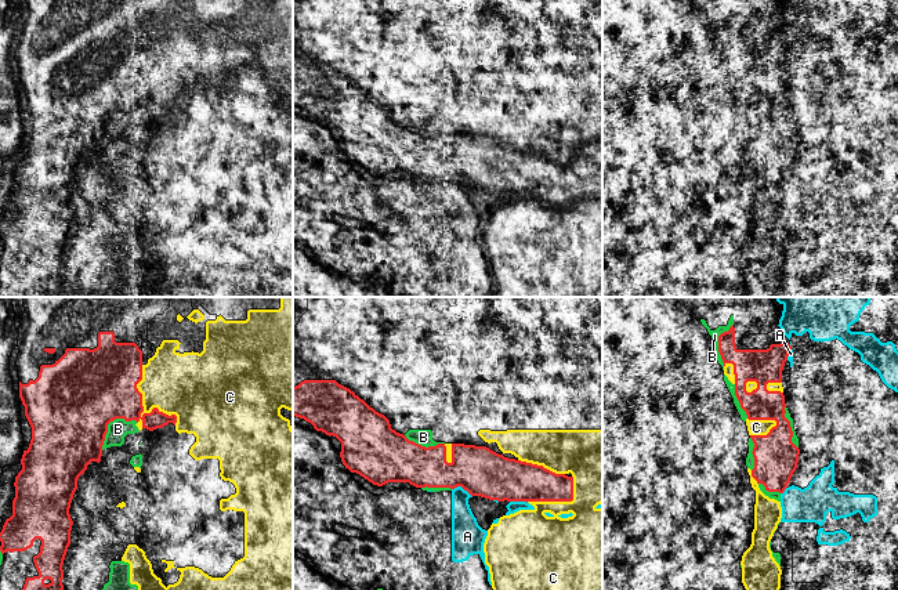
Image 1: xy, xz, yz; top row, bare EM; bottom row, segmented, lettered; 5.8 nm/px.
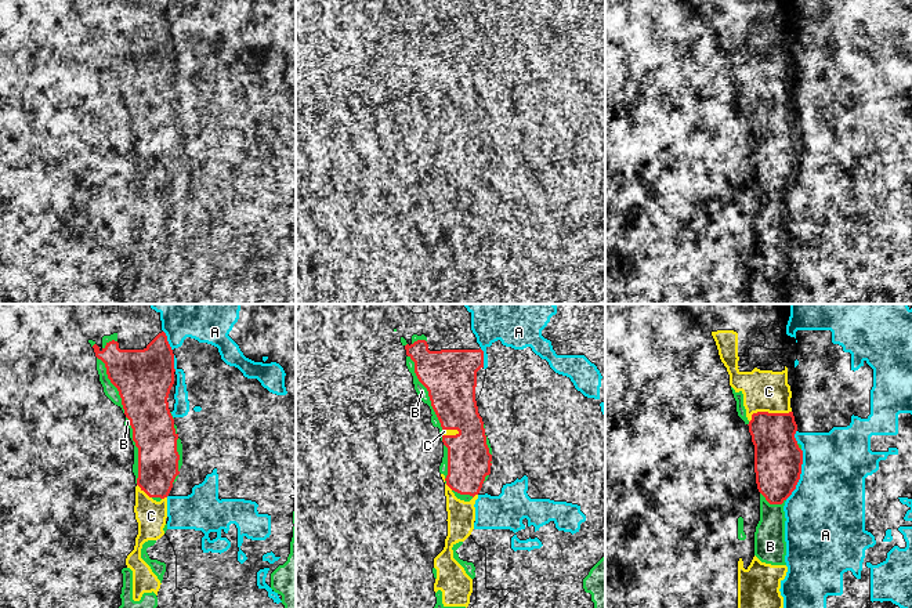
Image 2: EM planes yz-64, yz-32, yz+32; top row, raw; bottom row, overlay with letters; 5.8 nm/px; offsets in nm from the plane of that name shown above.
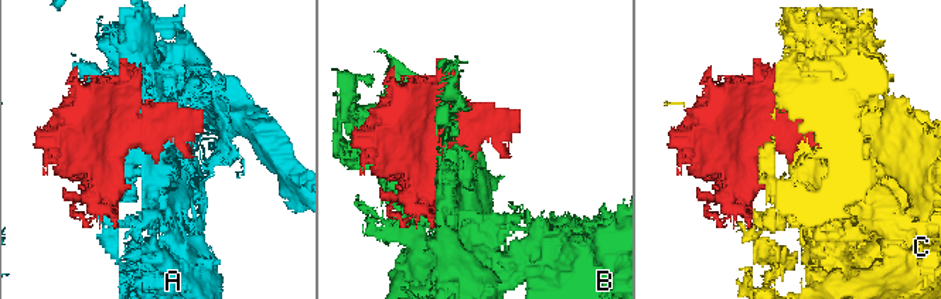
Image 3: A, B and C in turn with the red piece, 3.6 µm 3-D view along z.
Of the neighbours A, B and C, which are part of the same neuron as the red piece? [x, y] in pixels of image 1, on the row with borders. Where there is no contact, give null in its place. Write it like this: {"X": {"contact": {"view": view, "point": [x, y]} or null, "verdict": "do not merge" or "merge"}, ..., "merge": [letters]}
{"A": {"contact": {"view": "xz", "point": [462, 487]}, "verdict": "do not merge"}, "B": {"contact": {"view": "xy", "point": [109, 422]}, "verdict": "do not merge"}, "C": {"contact": {"view": "xy", "point": [142, 408]}, "verdict": "do not merge"}, "merge": []}

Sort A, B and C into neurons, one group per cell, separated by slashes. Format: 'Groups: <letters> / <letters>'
Groups: A / B C

